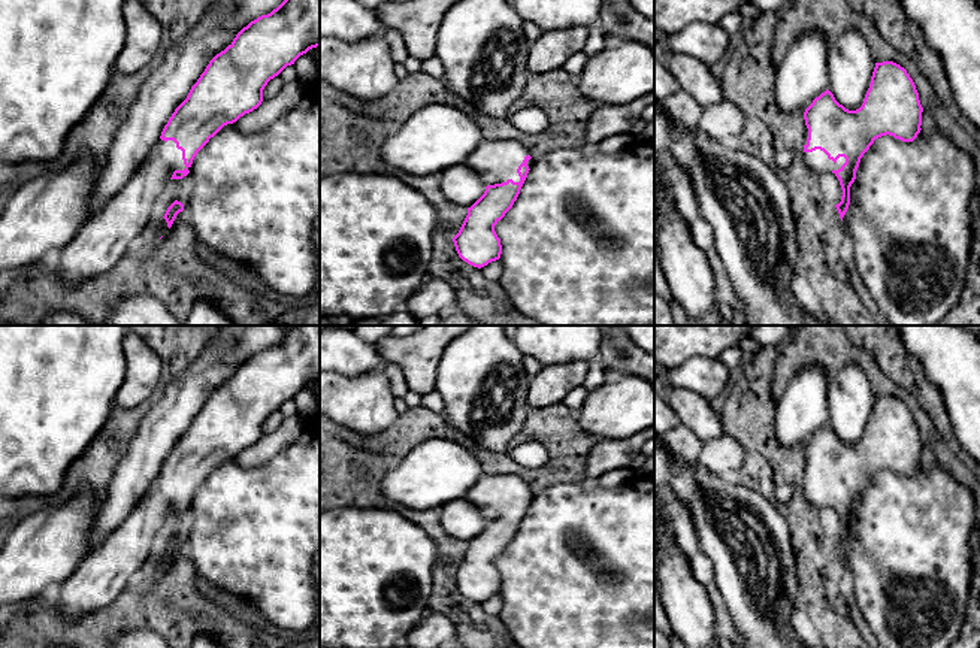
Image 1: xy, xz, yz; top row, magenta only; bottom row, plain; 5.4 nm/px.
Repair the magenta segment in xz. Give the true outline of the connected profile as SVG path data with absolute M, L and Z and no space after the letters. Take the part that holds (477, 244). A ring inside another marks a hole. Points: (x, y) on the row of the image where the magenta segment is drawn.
M484 139L465 164L484 181L484 194L468 208L468 215L453 237L459 257L474 267L484 267L500 258L502 245L494 225L517 200L533 164L520 142Z

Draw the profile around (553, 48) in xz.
M587 27L544 31L539 39L530 42L527 55L530 73L563 67L574 54L583 51L587 36Z

